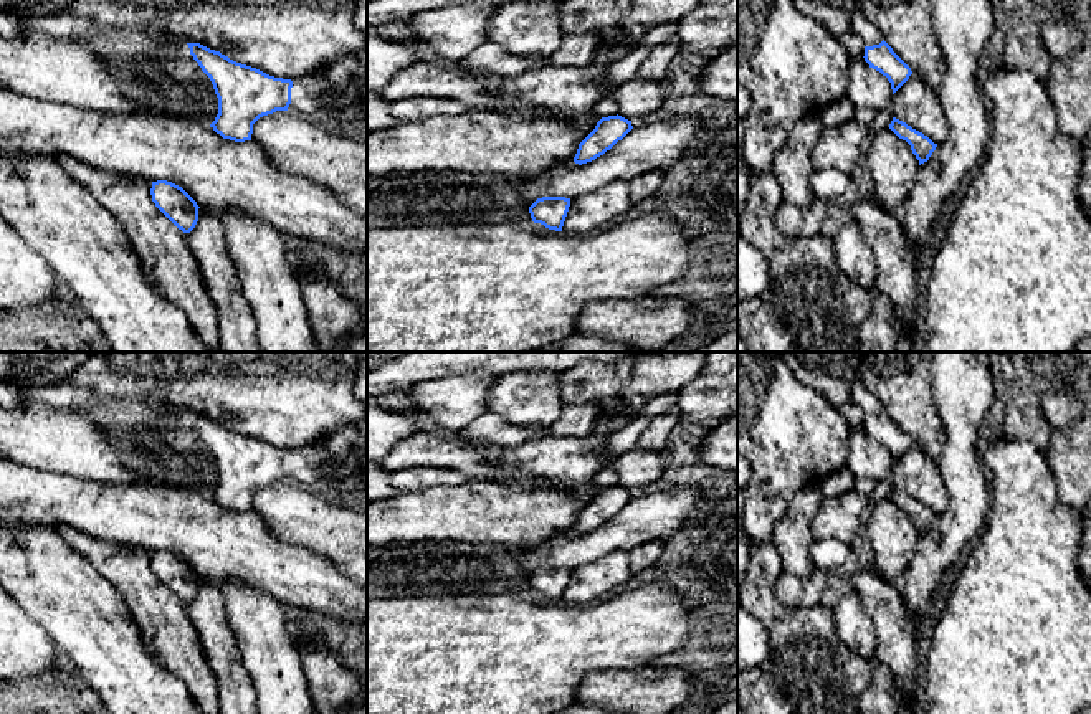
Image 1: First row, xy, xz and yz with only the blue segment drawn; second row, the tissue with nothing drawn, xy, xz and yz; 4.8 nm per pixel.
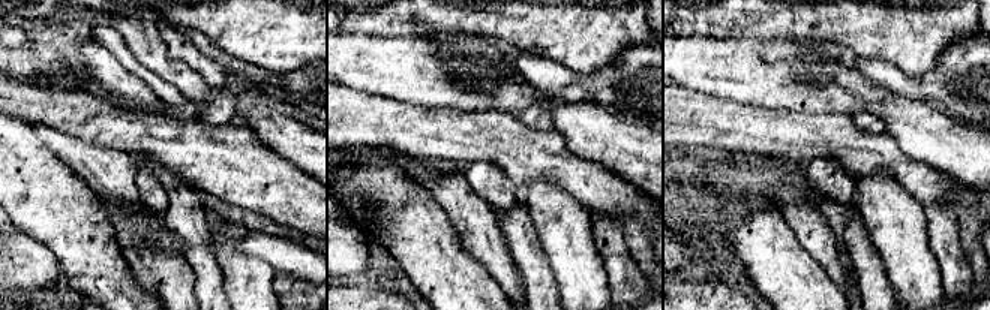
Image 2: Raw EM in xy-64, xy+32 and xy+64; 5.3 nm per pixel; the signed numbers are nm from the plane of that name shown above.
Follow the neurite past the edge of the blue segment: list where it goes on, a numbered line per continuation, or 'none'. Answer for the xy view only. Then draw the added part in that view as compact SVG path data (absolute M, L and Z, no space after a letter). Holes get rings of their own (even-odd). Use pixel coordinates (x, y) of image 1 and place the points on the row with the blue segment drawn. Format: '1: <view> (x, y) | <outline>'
1: xy (334, 99) | M367 53L336 58L317 74L291 81L288 111L327 132L367 137Z

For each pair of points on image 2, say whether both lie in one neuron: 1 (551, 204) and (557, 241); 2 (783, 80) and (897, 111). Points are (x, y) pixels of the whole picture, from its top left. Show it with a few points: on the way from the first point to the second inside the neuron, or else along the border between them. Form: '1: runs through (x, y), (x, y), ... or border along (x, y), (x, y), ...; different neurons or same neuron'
1: runs through (552, 213), (557, 232); same neuron
2: runs through (812, 89), (819, 92), (848, 92), (869, 98); same neuron

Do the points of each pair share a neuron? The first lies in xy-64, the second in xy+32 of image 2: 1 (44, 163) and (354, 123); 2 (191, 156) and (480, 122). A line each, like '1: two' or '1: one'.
1: two
2: one

